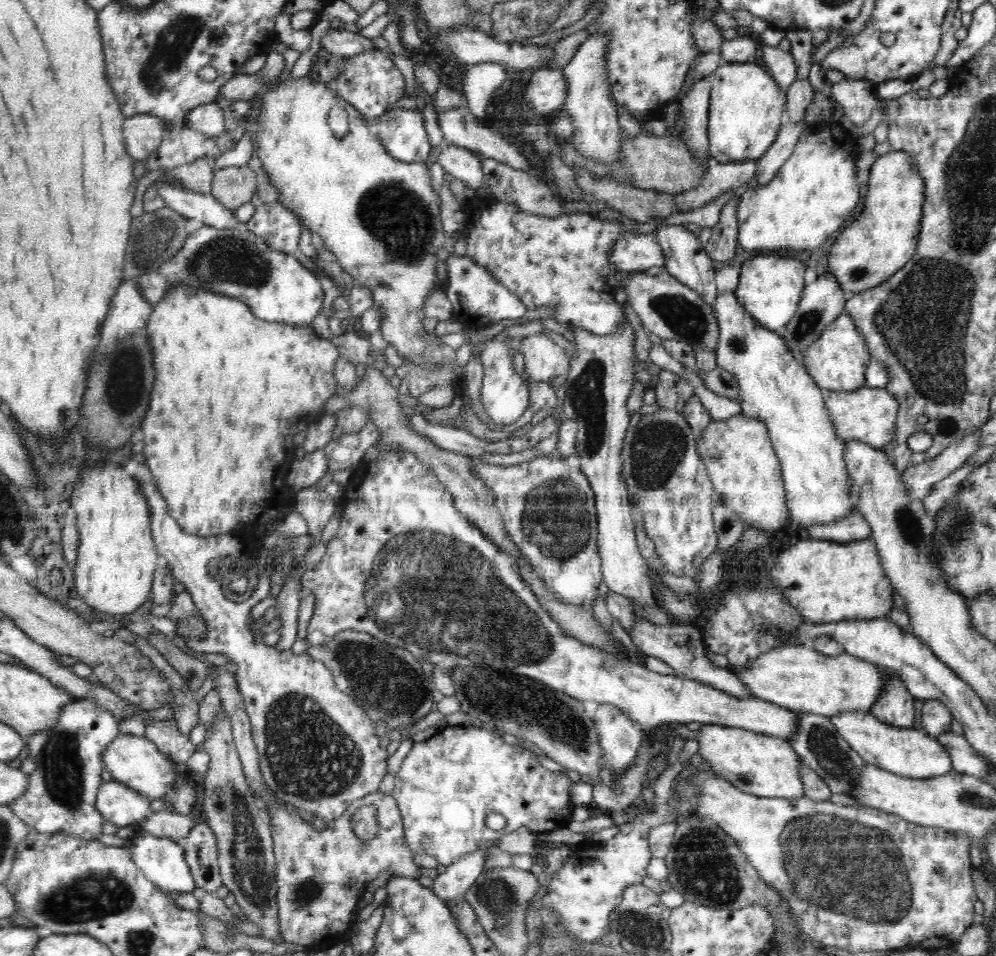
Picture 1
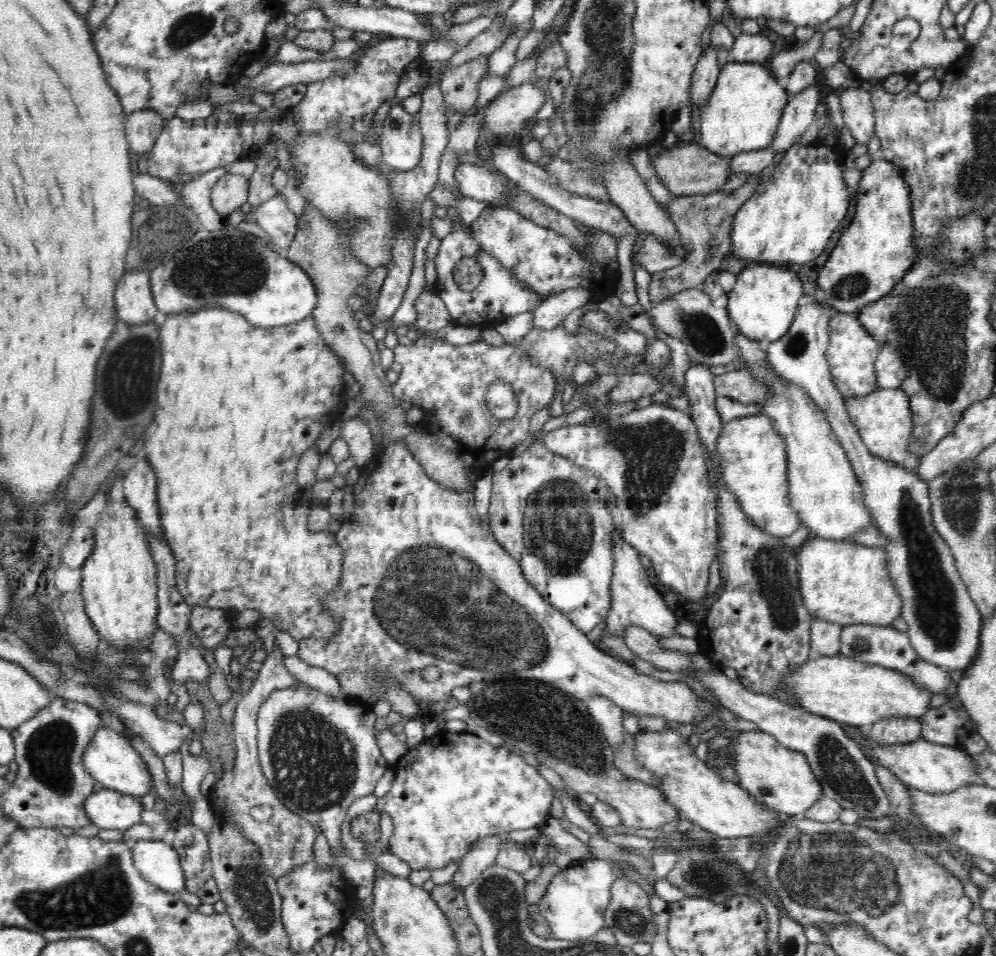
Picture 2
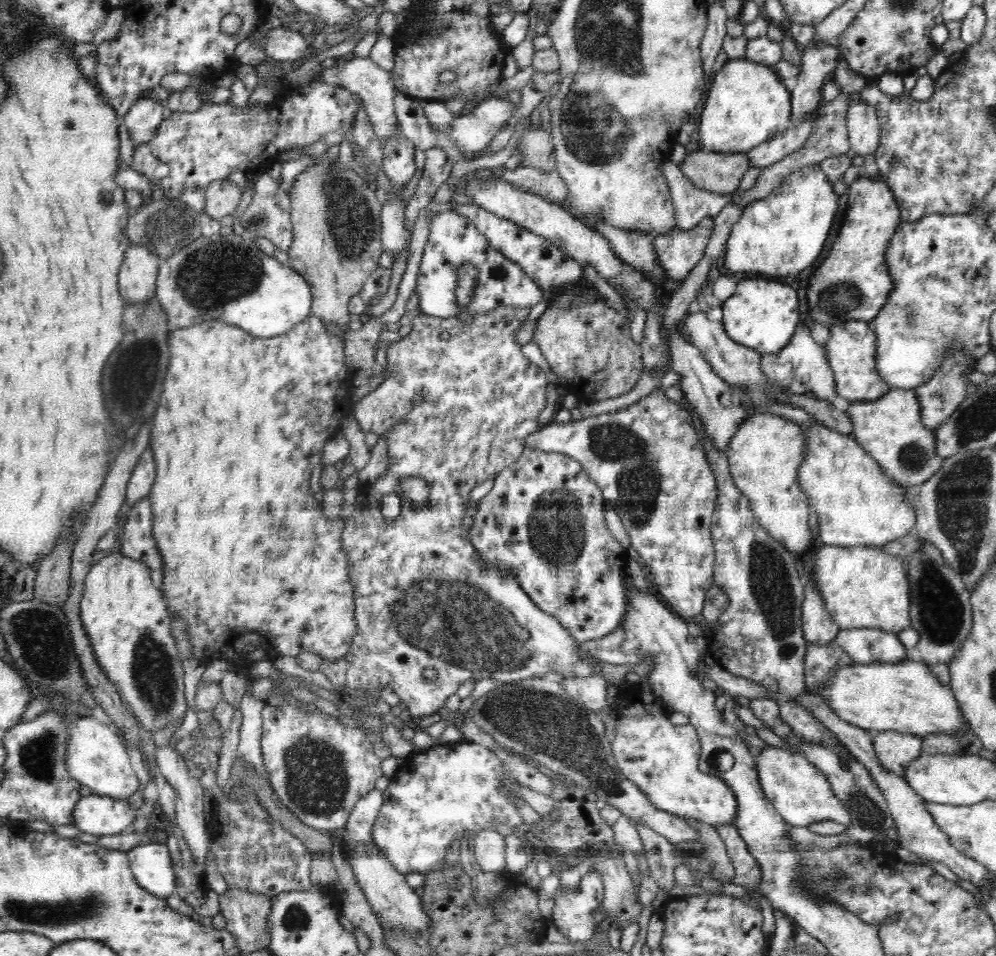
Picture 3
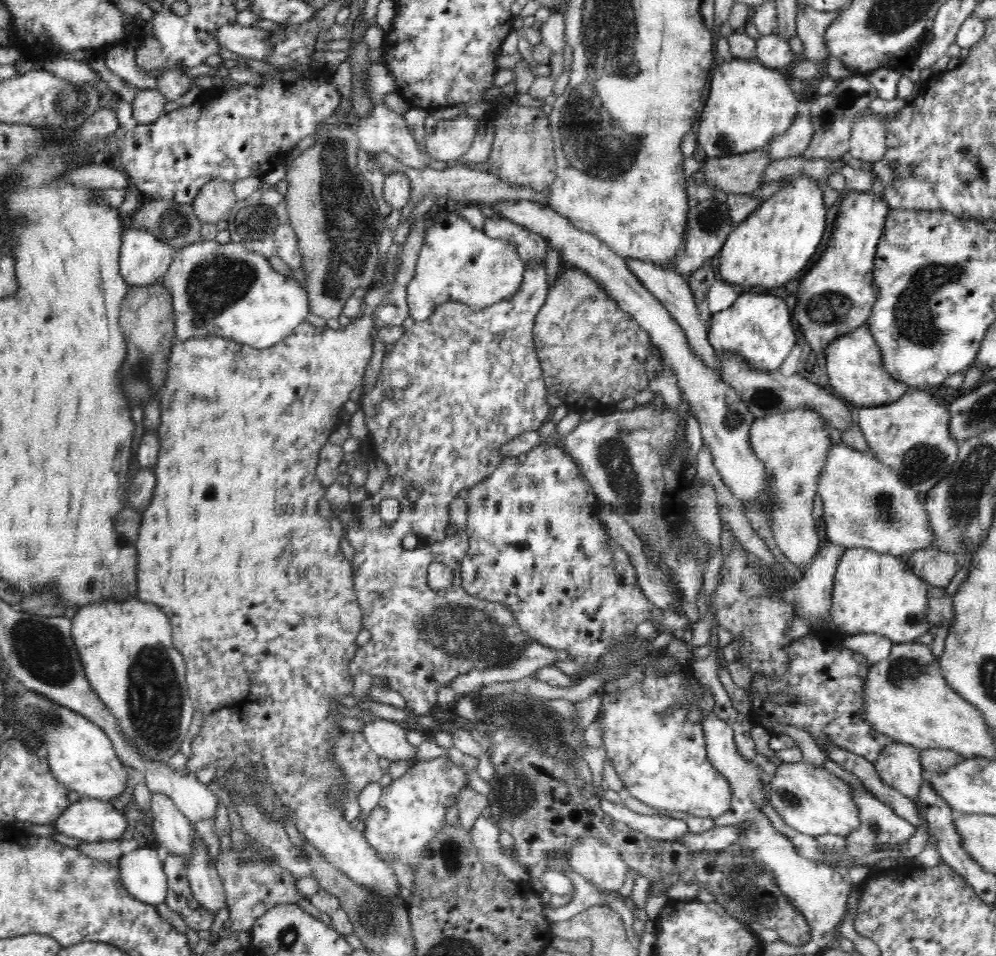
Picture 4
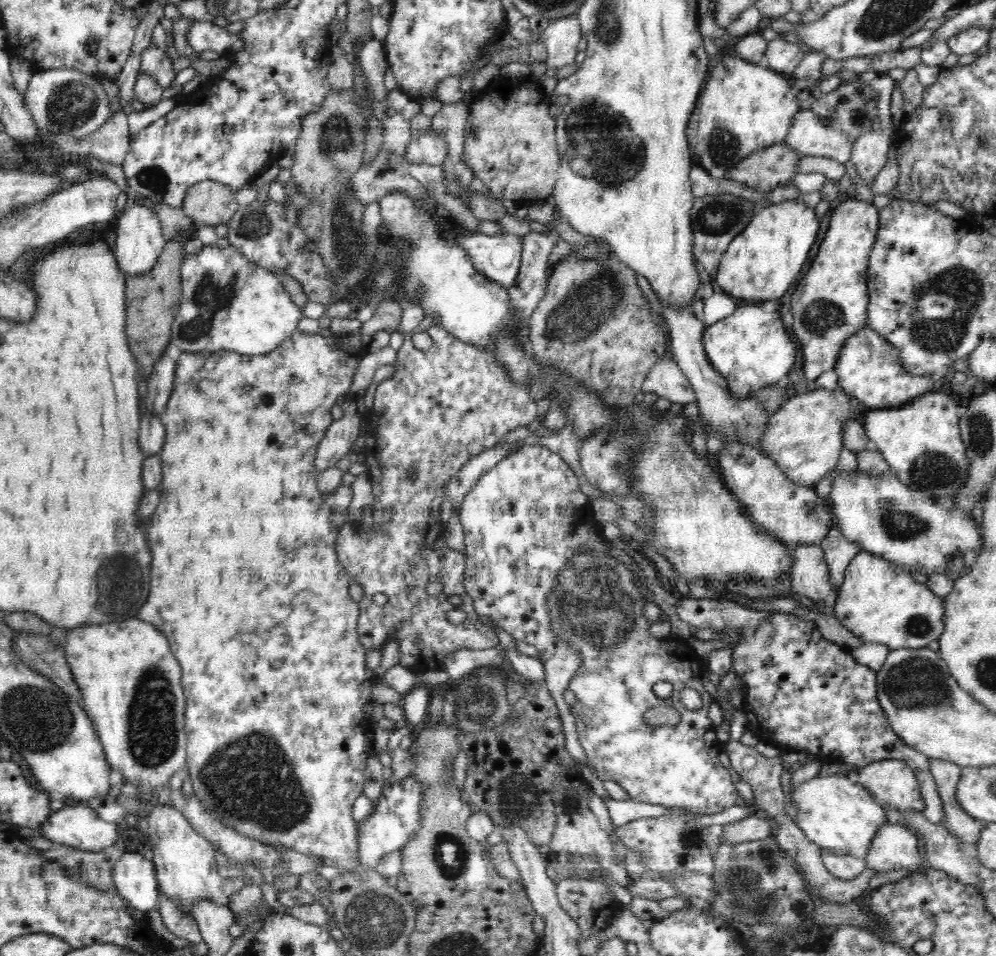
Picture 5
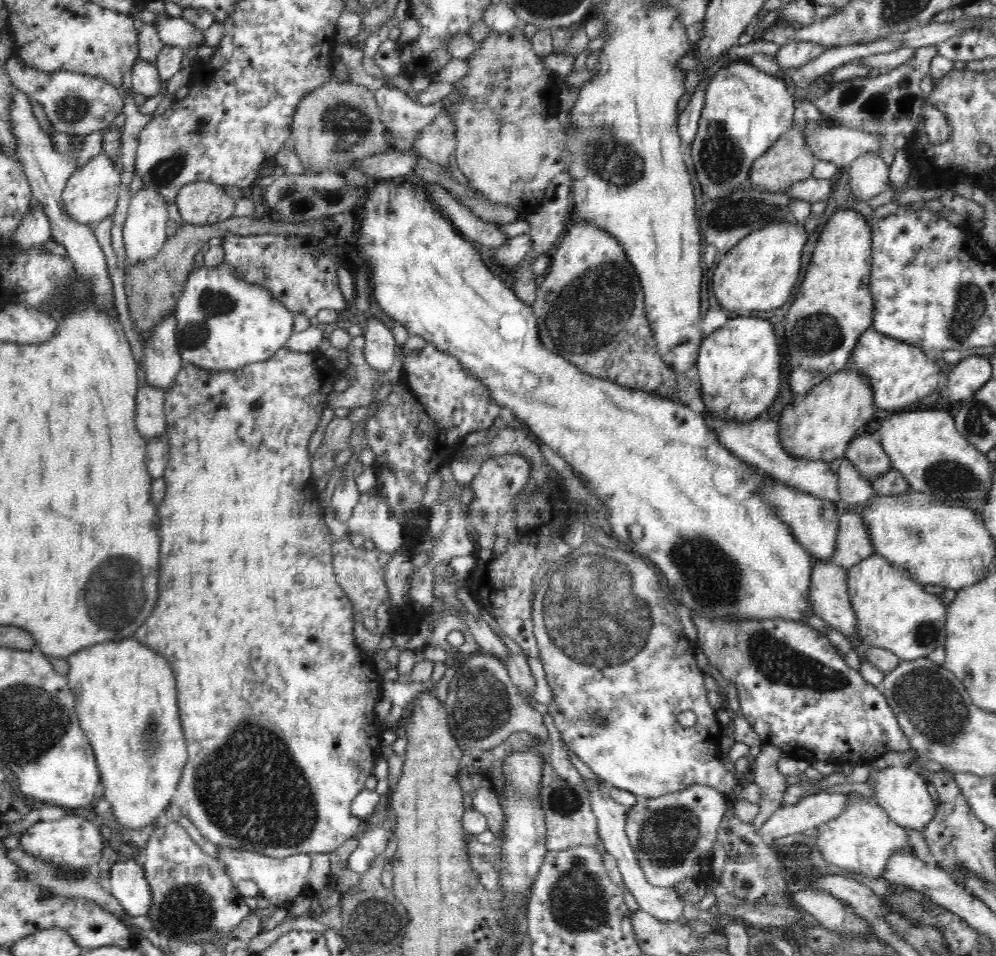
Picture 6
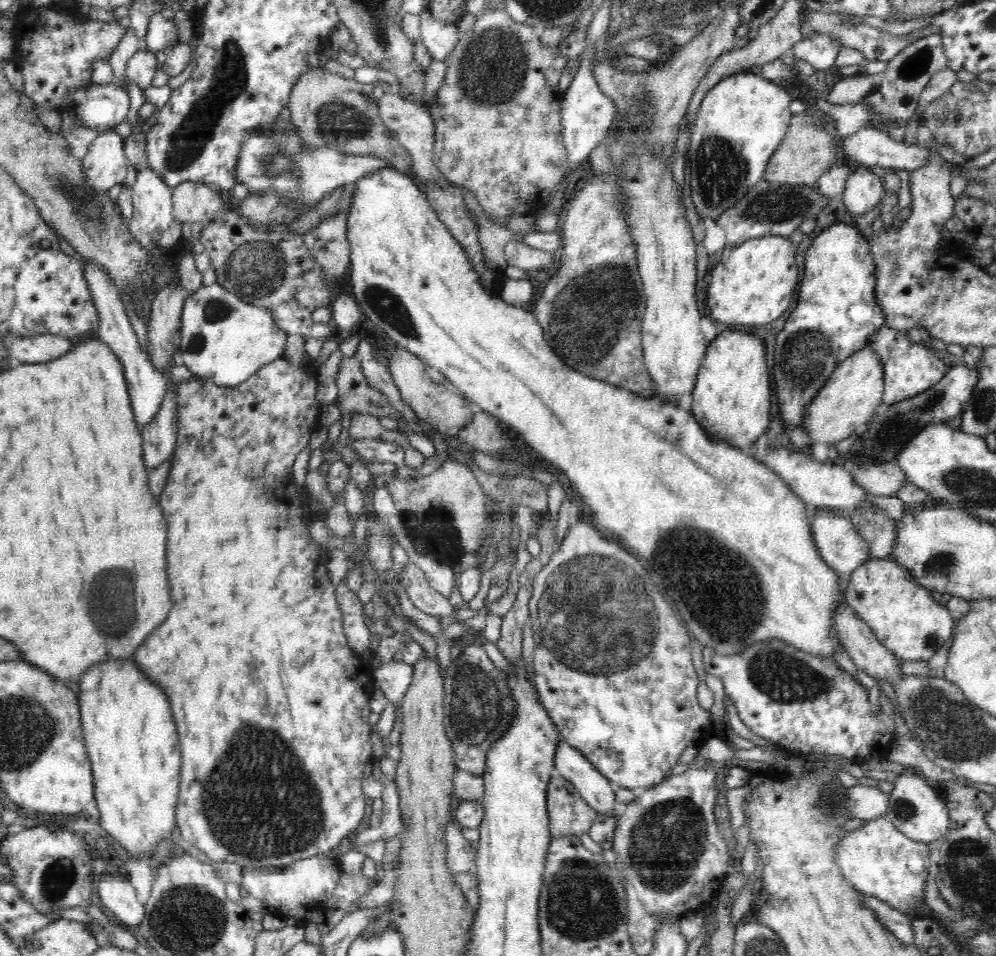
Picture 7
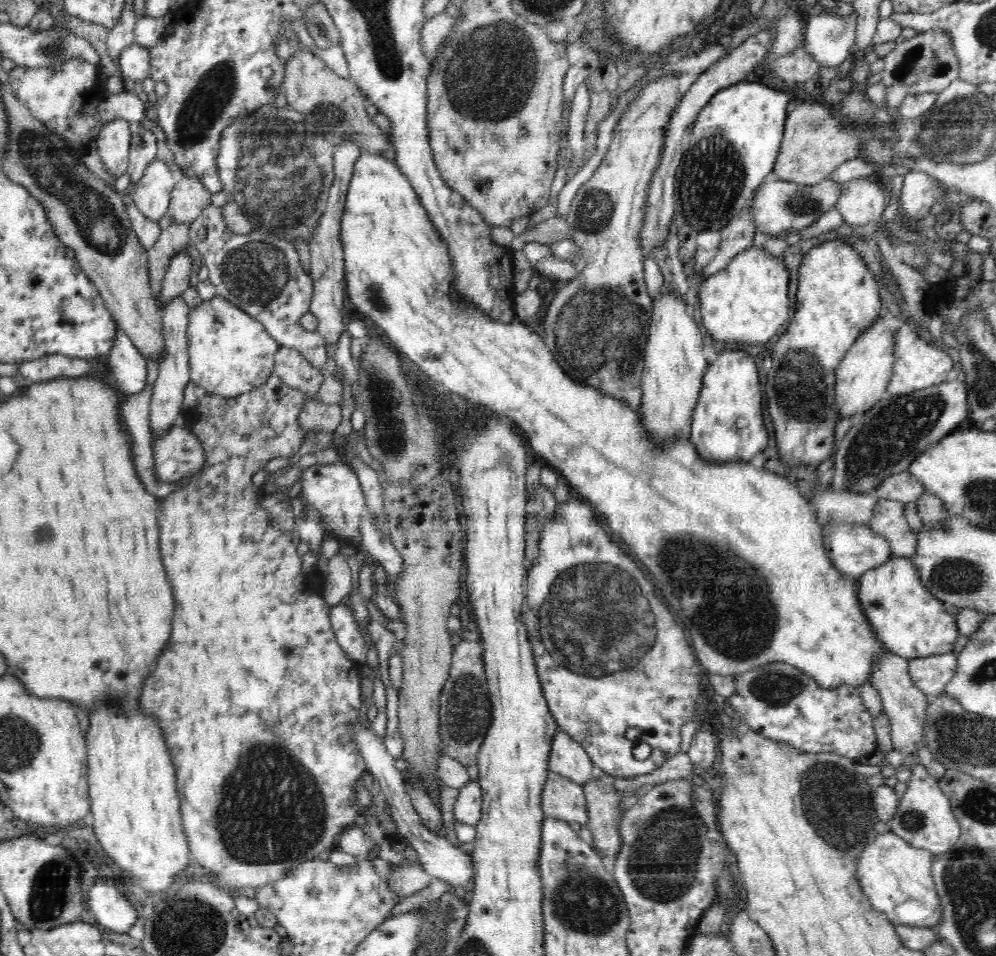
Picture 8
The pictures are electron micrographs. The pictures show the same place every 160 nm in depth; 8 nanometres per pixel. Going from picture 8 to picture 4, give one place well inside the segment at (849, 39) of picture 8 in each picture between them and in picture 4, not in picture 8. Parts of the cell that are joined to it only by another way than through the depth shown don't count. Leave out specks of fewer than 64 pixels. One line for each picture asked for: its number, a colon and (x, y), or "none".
4: (772, 51)
5: (782, 56)
6: (790, 56)
7: (821, 50)

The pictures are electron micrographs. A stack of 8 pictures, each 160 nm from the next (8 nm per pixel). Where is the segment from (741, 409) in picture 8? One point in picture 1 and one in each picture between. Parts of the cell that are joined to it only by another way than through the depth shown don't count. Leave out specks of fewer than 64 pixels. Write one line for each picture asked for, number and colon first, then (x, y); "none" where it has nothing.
1: (770, 288)
2: (763, 304)
3: (762, 315)
4: (758, 328)
5: (750, 348)
6: (739, 366)
7: (731, 399)

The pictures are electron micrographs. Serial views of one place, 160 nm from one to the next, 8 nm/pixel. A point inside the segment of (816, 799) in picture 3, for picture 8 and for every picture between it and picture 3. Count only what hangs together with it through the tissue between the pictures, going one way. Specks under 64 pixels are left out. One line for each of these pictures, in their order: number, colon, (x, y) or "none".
4: (814, 802)
5: (836, 813)
6: (862, 839)
7: (877, 859)
8: (897, 879)

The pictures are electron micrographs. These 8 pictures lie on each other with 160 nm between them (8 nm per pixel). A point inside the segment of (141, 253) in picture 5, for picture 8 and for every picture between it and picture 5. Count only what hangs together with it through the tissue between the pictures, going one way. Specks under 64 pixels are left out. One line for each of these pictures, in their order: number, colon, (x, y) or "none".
6: (145, 228)
7: (153, 206)
8: (152, 194)

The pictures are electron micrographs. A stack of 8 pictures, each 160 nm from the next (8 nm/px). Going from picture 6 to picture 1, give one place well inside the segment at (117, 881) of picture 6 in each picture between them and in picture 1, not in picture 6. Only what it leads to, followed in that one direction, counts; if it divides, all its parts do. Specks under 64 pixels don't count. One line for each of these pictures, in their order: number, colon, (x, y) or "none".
1: (162, 861)
2: (158, 863)
3: (151, 864)
4: (141, 871)
5: (134, 876)

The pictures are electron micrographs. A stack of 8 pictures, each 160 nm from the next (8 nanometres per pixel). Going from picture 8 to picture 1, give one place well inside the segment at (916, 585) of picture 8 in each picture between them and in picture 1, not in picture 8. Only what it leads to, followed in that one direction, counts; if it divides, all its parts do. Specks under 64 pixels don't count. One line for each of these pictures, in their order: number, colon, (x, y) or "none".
1: (826, 581)
2: (842, 582)
3: (863, 587)
4: (875, 593)
5: (879, 601)
6: (894, 612)
7: (903, 616)

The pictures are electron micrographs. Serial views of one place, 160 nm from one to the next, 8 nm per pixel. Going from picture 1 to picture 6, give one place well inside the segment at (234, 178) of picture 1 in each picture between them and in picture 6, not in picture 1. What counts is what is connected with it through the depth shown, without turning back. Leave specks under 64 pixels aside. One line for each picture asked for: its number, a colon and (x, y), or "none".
2: (230, 192)
3: (223, 196)
4: (215, 200)
5: (209, 202)
6: (202, 203)

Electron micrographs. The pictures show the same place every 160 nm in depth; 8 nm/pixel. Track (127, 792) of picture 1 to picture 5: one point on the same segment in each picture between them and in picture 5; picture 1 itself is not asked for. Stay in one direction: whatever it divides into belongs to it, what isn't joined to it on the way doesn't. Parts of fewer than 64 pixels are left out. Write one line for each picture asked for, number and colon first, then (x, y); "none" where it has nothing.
2: (108, 809)
3: (96, 814)
4: (93, 820)
5: (78, 827)

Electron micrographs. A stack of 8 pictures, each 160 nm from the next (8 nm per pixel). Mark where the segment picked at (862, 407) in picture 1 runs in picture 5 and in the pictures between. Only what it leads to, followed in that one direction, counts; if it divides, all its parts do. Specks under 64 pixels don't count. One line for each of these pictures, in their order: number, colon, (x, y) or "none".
2: (883, 419)
3: (890, 428)
4: (911, 435)
5: (921, 441)

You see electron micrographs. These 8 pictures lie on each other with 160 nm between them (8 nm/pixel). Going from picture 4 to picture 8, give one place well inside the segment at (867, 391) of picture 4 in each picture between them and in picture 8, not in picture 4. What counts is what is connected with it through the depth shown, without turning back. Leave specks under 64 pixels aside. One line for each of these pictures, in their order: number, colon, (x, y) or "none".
5: (868, 368)
6: (900, 374)
7: (910, 368)
8: (918, 365)

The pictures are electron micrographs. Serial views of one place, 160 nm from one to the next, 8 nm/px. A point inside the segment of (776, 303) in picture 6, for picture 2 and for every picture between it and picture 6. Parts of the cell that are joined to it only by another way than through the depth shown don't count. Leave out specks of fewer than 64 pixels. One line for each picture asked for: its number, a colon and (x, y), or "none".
2: (790, 218)
3: (782, 234)
4: (777, 242)
5: (760, 263)

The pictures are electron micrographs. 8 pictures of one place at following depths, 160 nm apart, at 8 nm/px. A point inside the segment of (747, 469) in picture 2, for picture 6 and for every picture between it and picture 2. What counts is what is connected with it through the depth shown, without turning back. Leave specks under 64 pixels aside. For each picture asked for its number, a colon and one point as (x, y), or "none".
3: (765, 455)
4: (793, 445)
5: (804, 438)
6: (818, 426)

